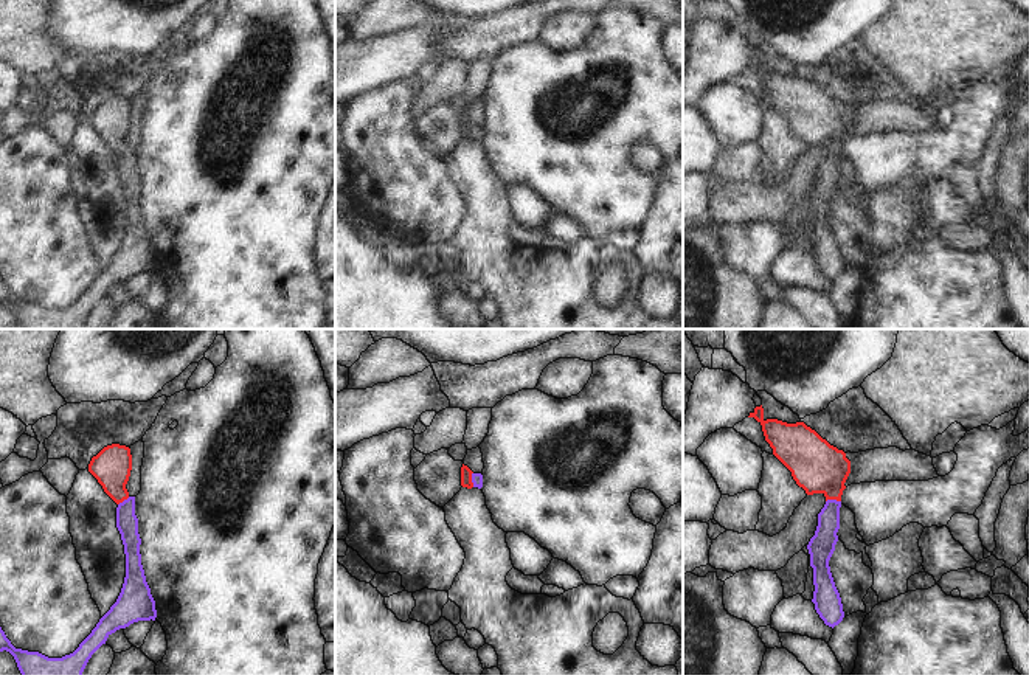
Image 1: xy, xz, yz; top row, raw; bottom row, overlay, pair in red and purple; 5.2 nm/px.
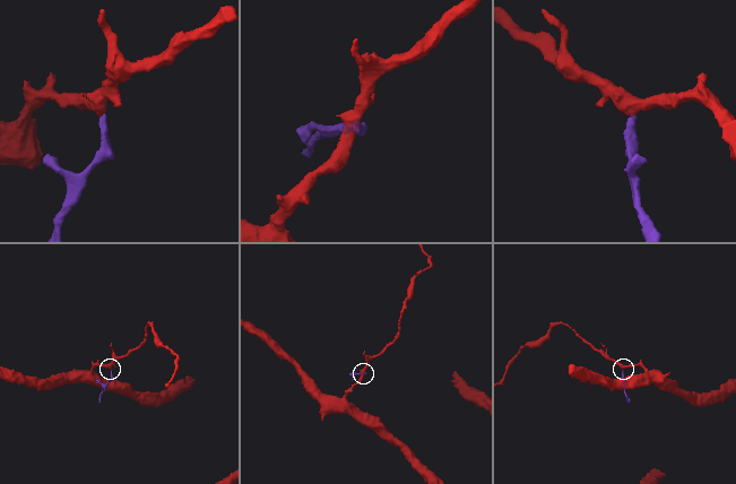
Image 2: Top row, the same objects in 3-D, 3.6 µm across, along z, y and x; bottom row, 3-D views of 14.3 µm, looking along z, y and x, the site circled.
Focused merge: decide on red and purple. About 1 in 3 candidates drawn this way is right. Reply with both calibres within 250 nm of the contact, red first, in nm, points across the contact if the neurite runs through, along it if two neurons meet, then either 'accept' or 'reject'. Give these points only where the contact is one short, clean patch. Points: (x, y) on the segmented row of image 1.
280/140 nm | across yz (818, 467), (832, 484), (832, 498), (826, 537), (821, 545) | accept

